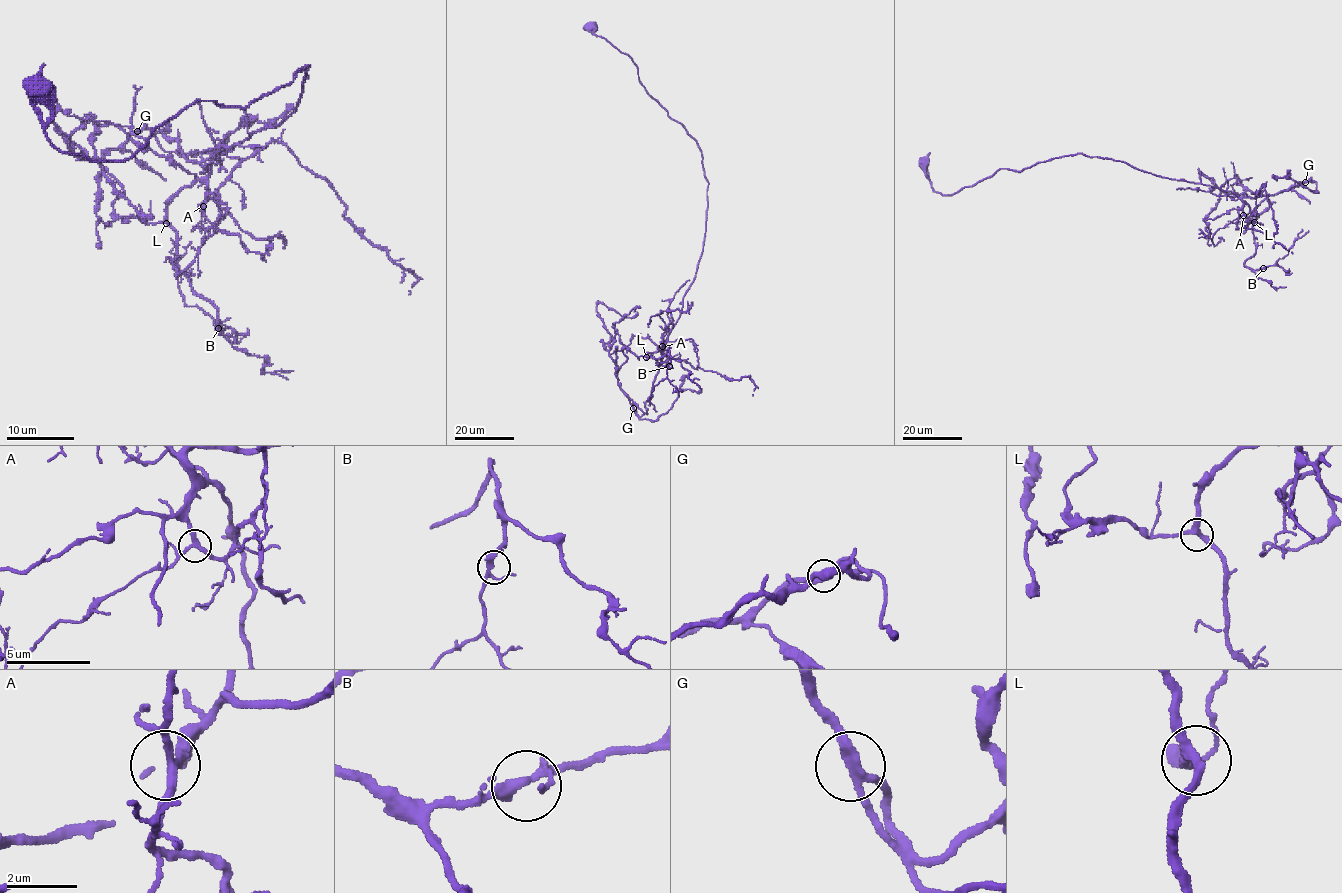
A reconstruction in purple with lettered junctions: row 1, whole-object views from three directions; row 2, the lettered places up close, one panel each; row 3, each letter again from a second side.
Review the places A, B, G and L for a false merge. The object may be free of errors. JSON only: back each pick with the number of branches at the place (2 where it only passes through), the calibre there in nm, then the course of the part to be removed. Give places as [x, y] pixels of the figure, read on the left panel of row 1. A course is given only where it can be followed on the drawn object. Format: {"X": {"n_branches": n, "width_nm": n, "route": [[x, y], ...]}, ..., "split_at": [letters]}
{"split_at": []}

